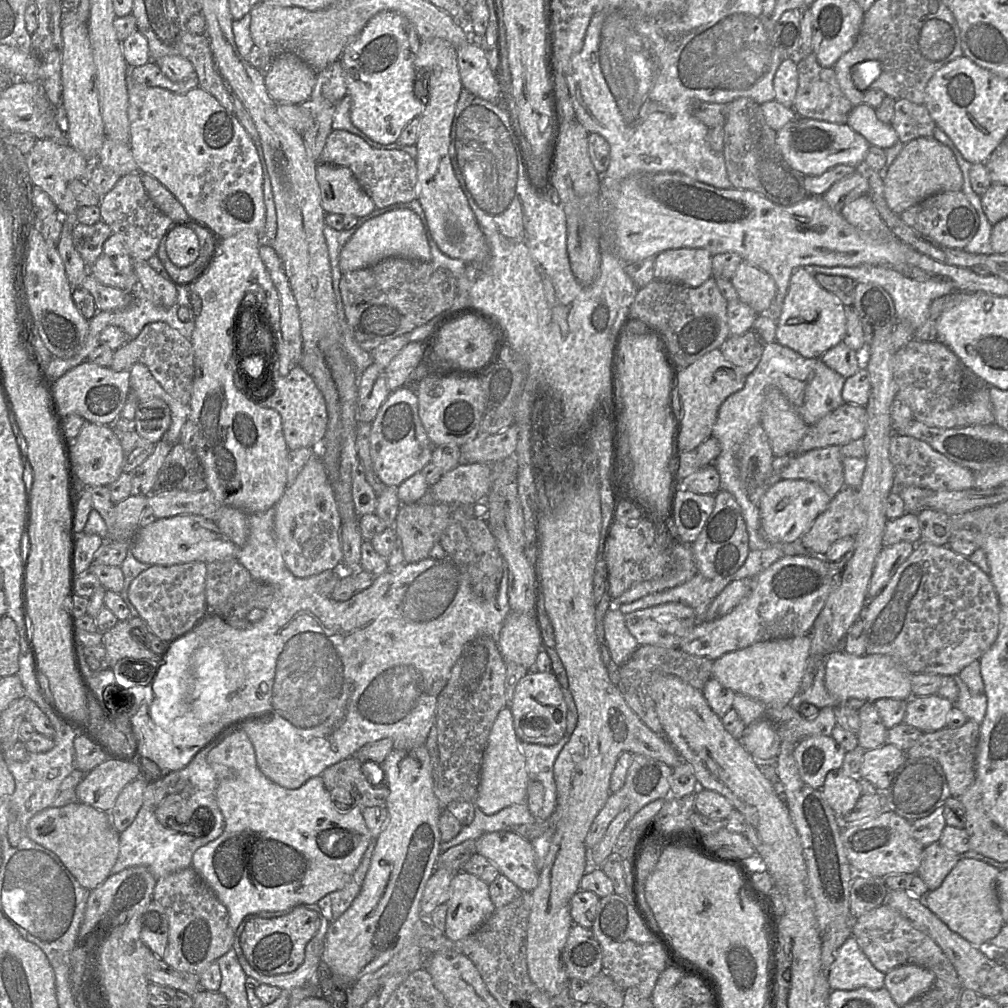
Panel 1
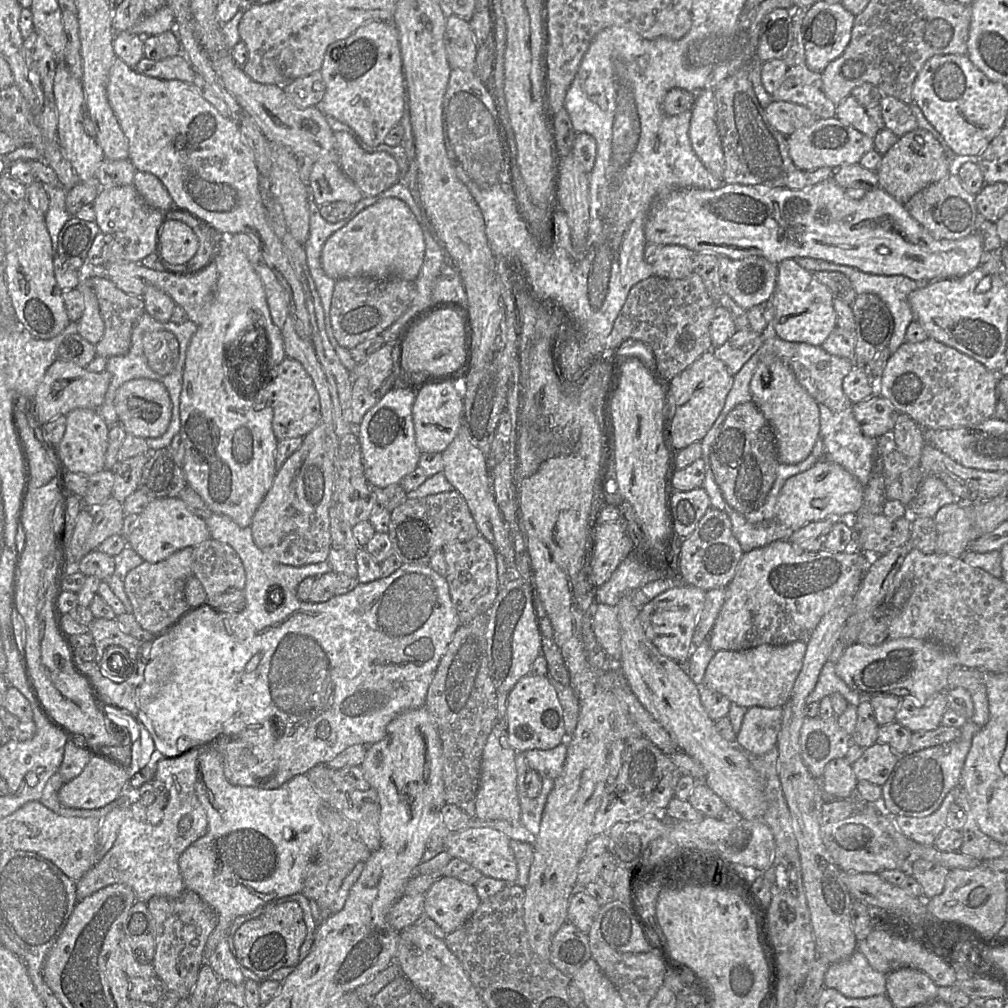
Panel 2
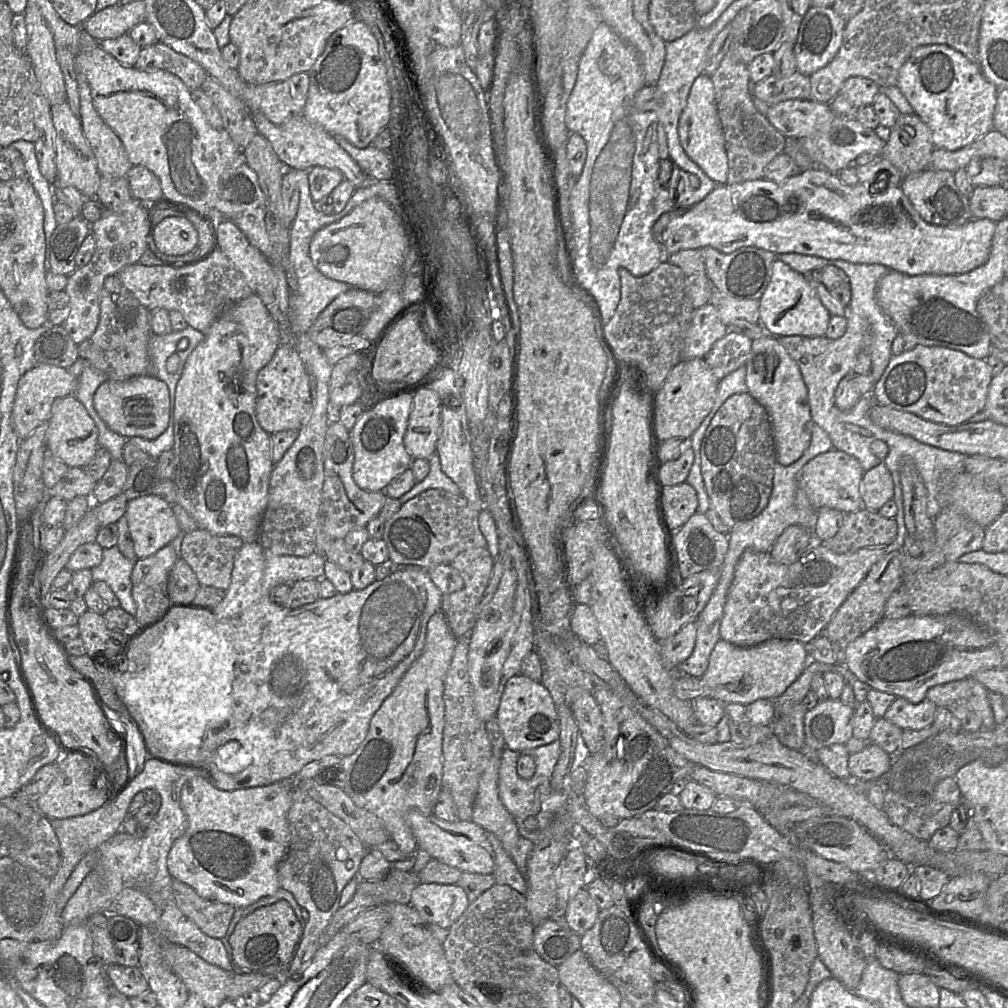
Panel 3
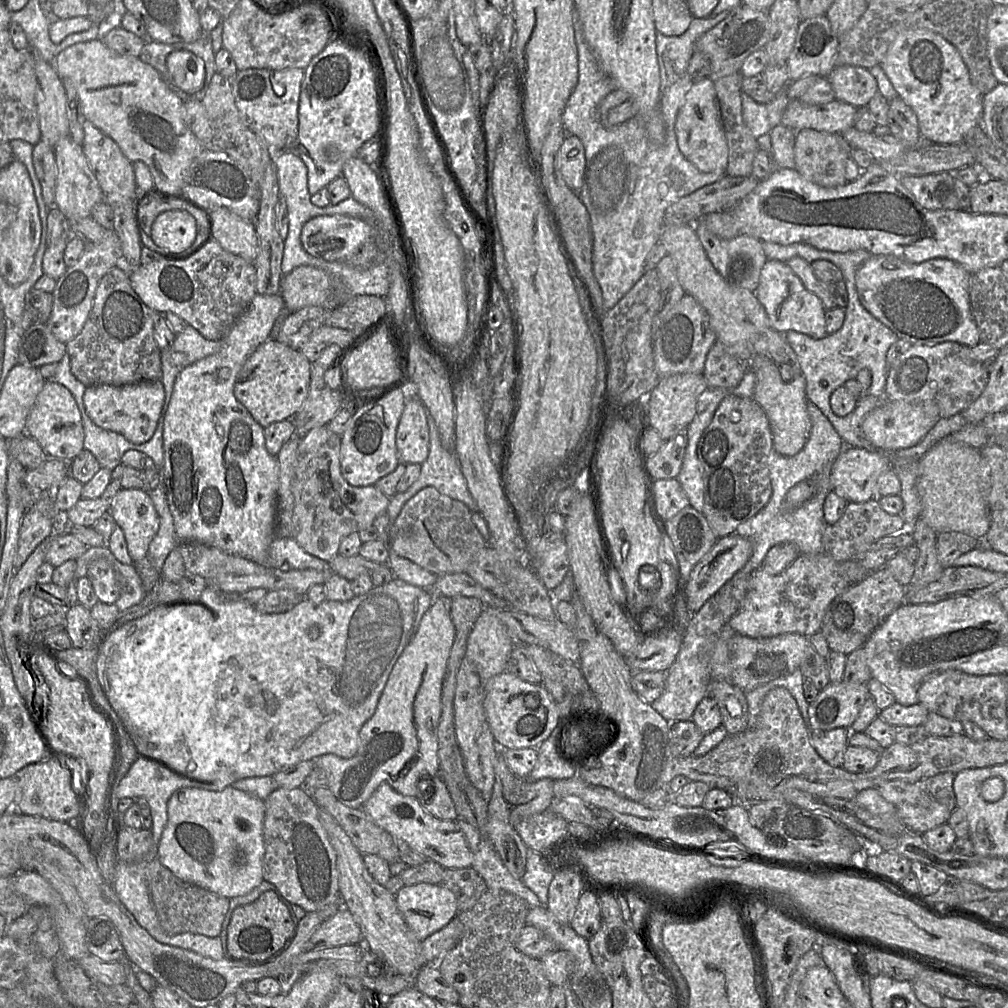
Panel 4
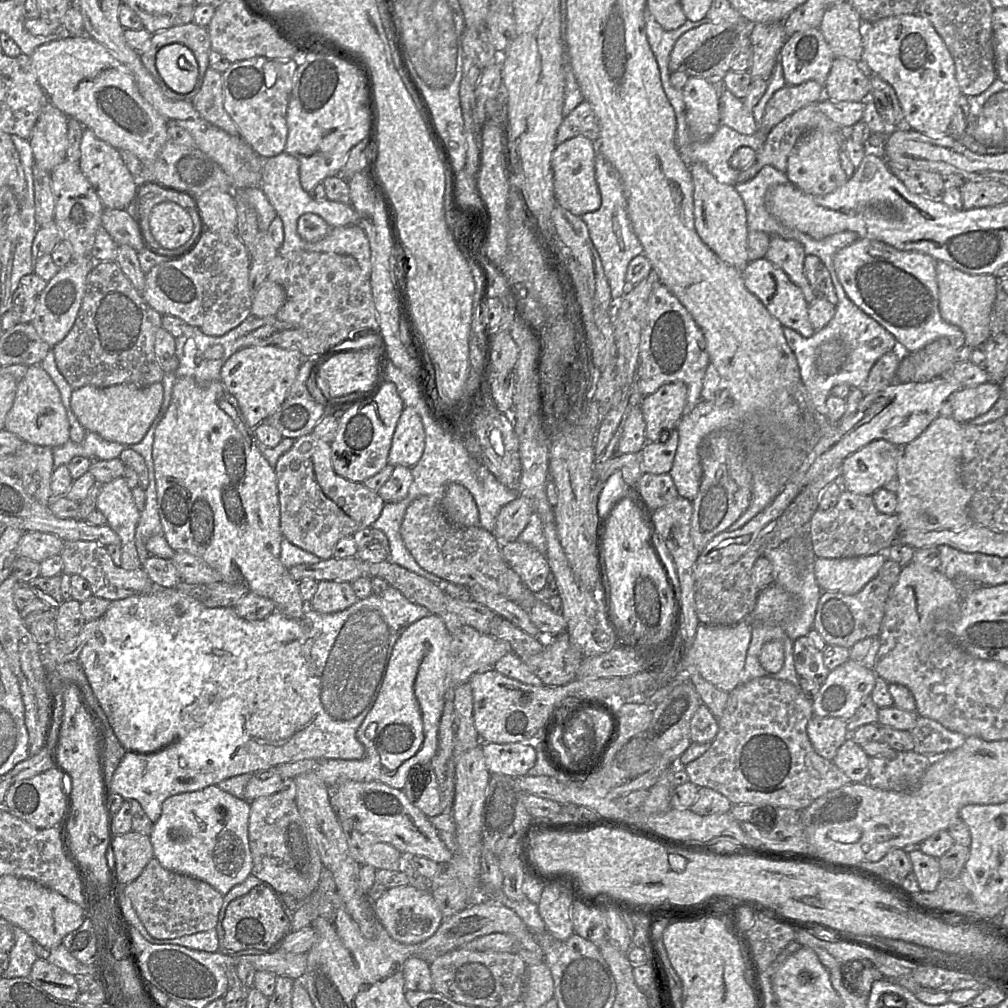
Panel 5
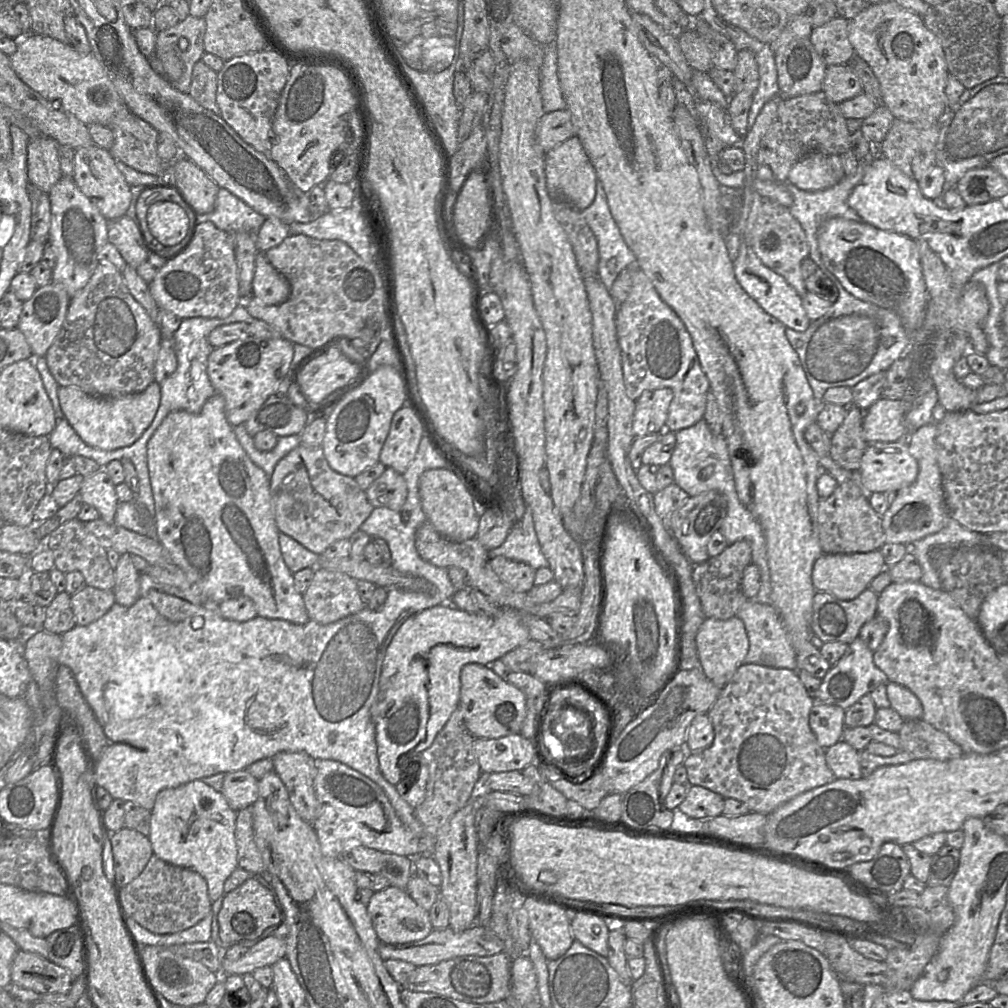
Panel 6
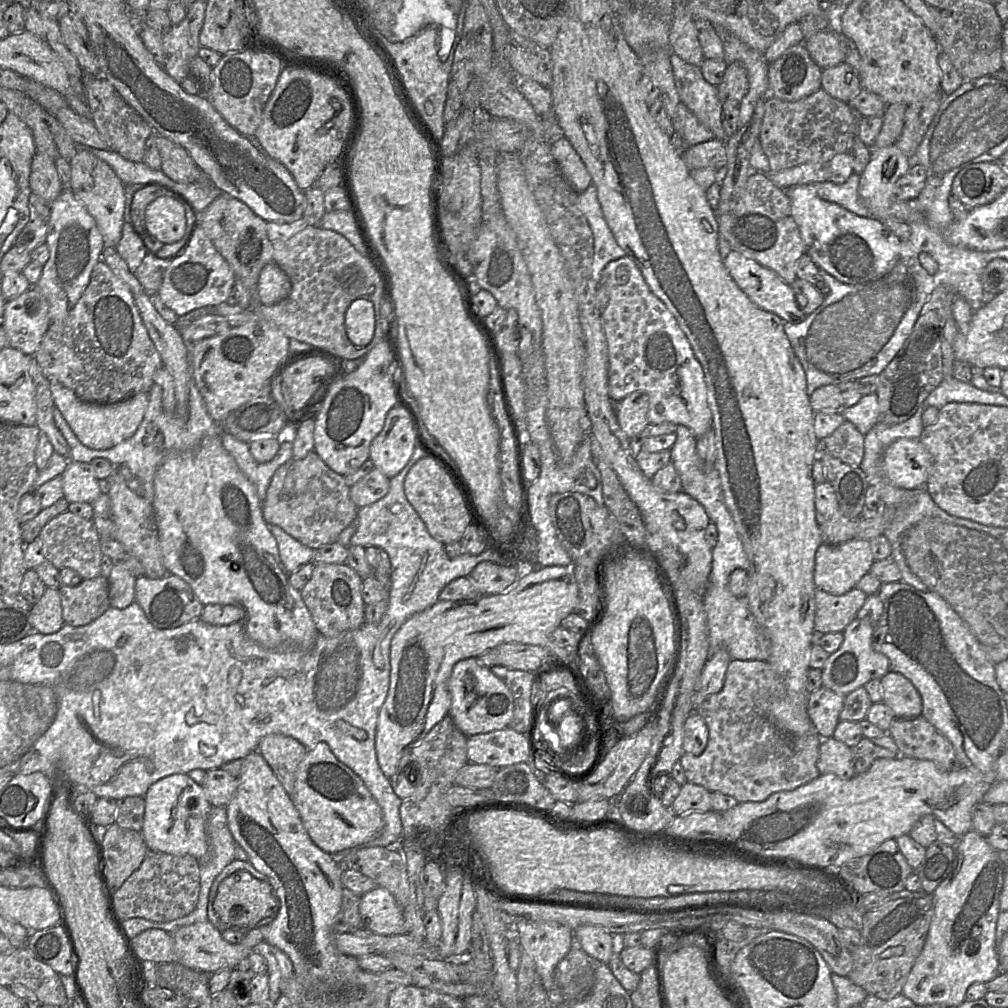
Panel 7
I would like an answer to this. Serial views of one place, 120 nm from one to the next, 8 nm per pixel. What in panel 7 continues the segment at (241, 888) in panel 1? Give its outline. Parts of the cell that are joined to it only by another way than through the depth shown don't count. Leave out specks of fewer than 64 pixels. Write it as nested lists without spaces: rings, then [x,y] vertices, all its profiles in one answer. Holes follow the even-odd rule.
[[[172,774],[164,777],[147,790],[144,825],[141,833],[152,852],[172,855],[191,855],[202,859],[209,850],[206,821],[212,807],[201,785],[187,774]]]

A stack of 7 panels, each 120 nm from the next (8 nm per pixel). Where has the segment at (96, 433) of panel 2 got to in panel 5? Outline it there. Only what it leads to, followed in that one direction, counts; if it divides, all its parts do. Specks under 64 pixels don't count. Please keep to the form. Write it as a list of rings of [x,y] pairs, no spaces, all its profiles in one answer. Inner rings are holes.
[[[40,364],[28,366],[25,375],[18,380],[14,402],[6,415],[4,429],[25,442],[51,448],[70,440],[69,421],[59,389]]]

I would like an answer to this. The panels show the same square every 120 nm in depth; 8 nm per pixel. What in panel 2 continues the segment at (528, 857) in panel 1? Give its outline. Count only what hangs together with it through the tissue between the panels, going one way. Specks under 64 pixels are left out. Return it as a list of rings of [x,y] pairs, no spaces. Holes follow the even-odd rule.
[[[468,827],[449,831],[444,840],[444,851],[453,858],[459,858],[479,870],[484,876],[501,879],[507,884],[515,884],[517,865],[510,847],[510,838],[499,830],[490,827]]]

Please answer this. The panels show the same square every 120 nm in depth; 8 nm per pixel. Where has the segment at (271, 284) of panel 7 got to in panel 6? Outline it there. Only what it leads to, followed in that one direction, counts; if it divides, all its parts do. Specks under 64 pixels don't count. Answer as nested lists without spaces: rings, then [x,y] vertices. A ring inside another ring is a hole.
[[[258,252],[252,282],[255,299],[264,305],[276,306],[287,301],[290,292],[291,285],[287,278],[271,265],[265,253]]]

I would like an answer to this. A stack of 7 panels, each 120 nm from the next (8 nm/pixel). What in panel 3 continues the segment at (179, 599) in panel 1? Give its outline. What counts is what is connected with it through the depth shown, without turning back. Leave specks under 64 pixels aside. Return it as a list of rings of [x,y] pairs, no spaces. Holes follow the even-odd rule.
[[[167,545],[147,558],[136,560],[131,574],[132,597],[136,604],[135,620],[141,629],[157,623],[172,606],[167,584],[169,572],[178,558],[174,547]]]

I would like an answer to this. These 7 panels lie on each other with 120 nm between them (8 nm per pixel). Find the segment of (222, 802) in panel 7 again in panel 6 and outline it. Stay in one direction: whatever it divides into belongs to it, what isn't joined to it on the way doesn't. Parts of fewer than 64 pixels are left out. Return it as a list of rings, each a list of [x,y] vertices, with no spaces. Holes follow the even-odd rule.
[[[247,770],[225,773],[221,793],[234,811],[250,807],[258,799],[259,780]]]

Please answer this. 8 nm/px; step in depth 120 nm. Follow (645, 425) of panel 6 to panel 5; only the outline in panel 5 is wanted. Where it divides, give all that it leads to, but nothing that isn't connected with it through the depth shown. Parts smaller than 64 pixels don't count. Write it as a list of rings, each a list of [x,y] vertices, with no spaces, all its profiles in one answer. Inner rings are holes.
[[[670,382],[644,396],[640,407],[646,423],[647,441],[659,441],[663,432],[676,429],[684,415],[688,389],[681,382]]]

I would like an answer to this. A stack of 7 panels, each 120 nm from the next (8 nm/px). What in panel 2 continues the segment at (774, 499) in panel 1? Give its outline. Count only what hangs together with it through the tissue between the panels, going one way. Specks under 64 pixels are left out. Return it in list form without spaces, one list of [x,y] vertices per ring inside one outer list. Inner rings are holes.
[[[821,459],[808,470],[787,479],[775,506],[775,520],[794,532],[808,523],[852,518],[862,507],[863,491],[864,486],[841,465]]]

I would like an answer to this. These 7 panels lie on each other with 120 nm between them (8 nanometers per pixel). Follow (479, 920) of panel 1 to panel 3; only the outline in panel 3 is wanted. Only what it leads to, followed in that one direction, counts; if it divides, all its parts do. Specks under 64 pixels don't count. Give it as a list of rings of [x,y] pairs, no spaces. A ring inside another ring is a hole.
[[[420,883],[409,905],[428,923],[450,927],[470,905],[465,891],[456,884]]]

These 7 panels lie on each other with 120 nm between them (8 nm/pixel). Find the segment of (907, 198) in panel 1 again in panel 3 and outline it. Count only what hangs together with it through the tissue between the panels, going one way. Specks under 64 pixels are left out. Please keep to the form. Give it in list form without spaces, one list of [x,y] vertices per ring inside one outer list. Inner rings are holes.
[[[900,113],[894,126],[890,128],[890,137],[880,157],[891,162],[903,176],[906,176],[929,169],[934,149],[932,133],[923,120],[916,113],[910,115]]]

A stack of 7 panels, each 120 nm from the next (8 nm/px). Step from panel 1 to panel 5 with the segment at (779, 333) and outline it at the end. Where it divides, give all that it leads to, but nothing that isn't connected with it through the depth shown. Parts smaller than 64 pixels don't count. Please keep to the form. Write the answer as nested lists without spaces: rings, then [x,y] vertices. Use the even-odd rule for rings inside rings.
[[[765,258],[750,261],[741,272],[746,288],[754,294],[783,327],[789,327],[804,337],[811,337],[815,330],[809,320],[808,305],[802,290],[788,275]]]

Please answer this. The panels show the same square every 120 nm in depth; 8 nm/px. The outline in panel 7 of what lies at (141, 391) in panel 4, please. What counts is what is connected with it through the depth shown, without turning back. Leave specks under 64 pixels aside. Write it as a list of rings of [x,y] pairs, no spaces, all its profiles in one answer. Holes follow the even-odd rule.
[[[50,381],[55,407],[59,409],[79,441],[95,450],[109,449],[133,436],[149,403],[149,393],[139,393],[114,404],[93,404],[81,401],[72,390],[58,381]]]

